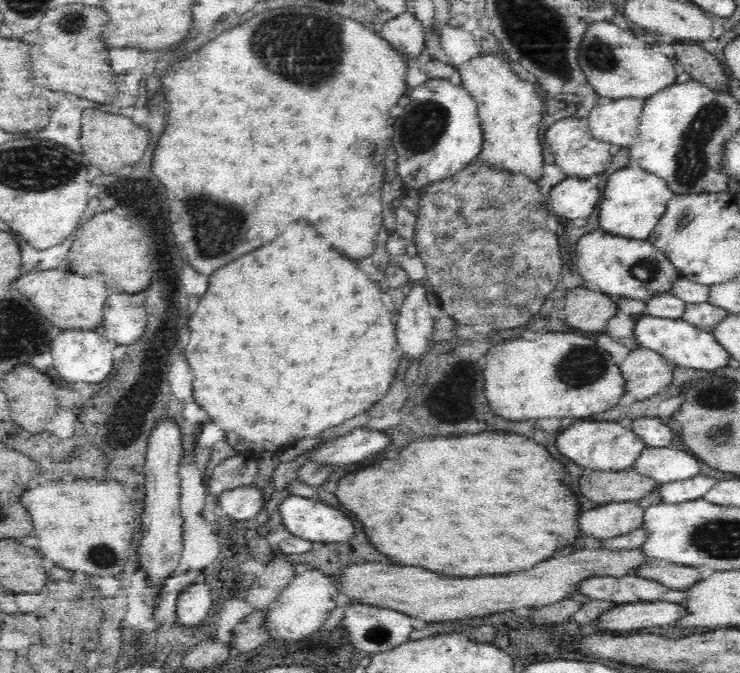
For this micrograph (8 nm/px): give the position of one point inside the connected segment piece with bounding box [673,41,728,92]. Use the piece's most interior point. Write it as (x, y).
(701, 66)

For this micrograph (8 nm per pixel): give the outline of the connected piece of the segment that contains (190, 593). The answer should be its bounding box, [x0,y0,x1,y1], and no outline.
[176,580,213,628]

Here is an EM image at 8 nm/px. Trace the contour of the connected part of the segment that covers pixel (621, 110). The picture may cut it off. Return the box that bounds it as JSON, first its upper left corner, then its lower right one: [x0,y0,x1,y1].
[587,98,643,148]

